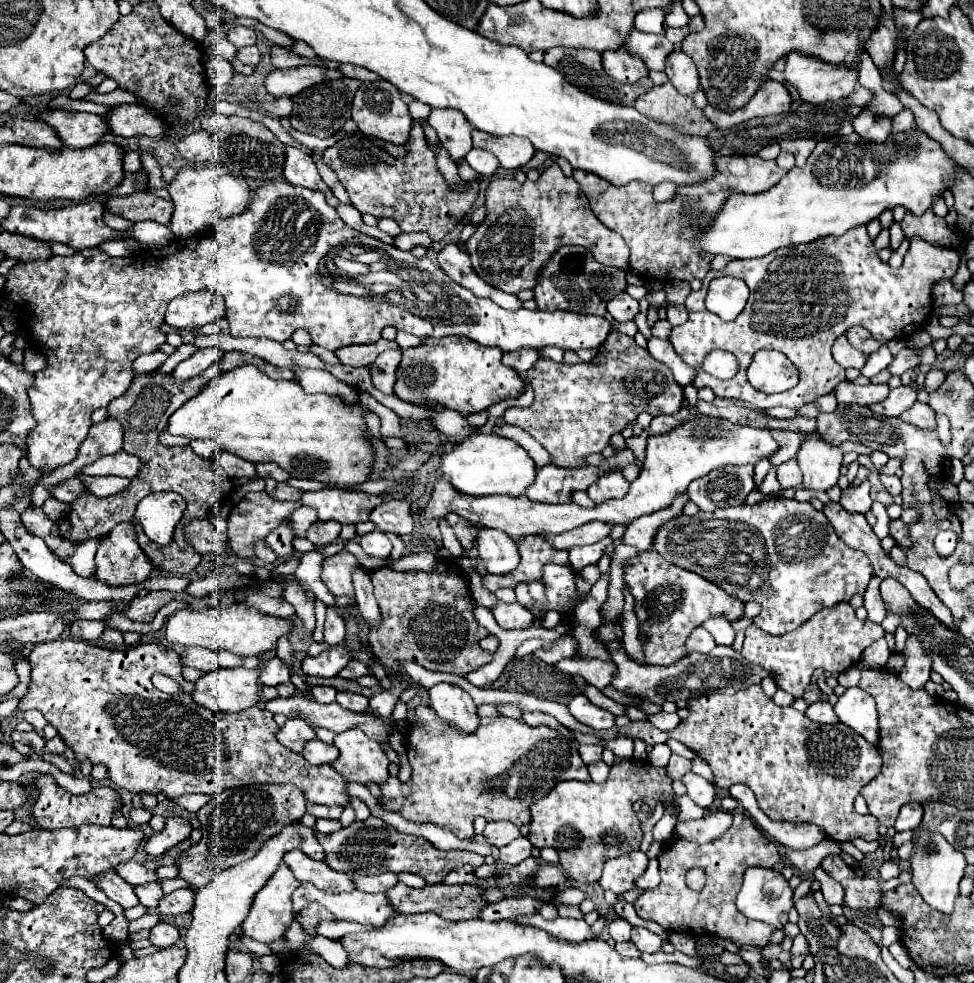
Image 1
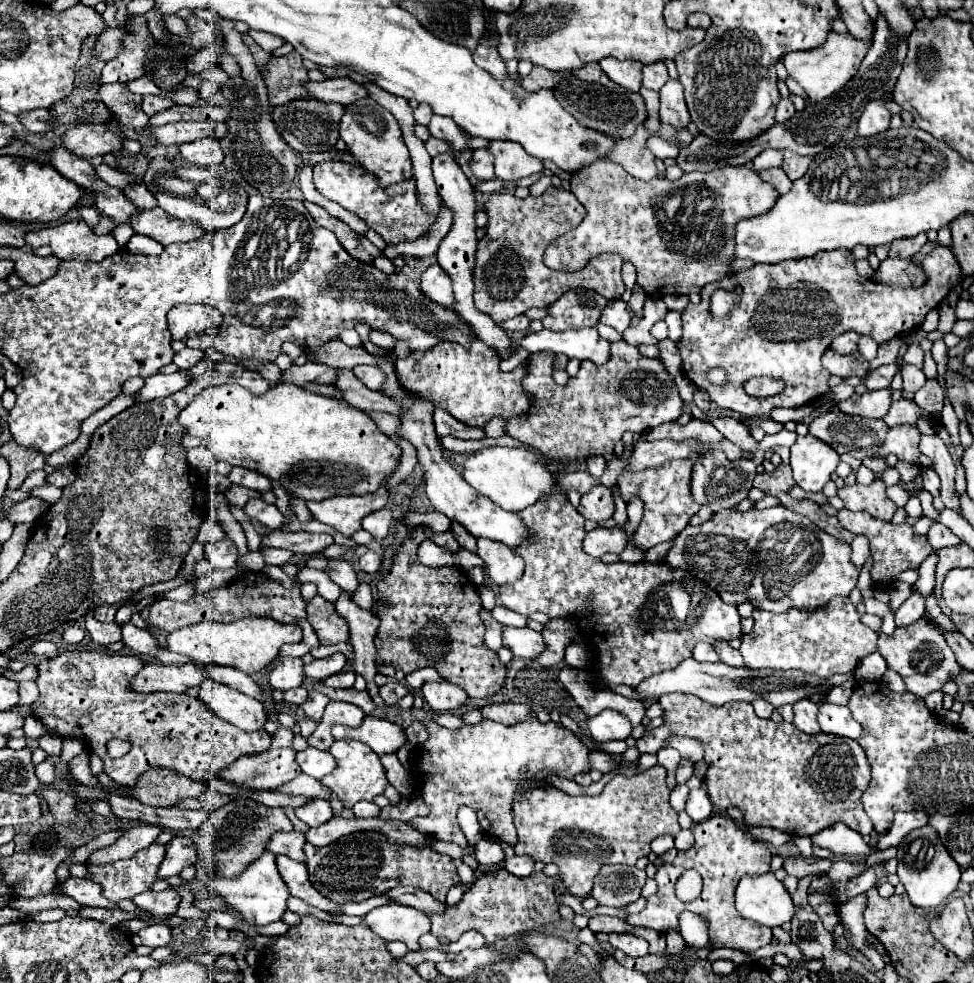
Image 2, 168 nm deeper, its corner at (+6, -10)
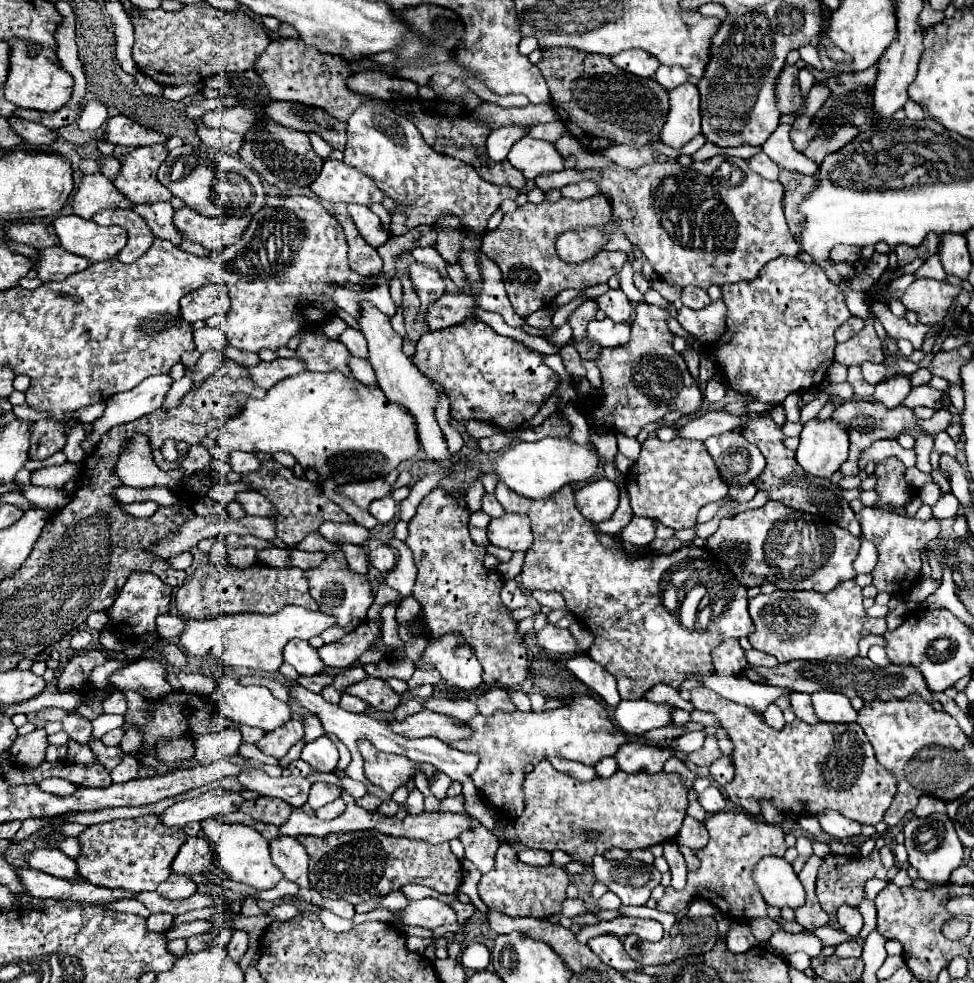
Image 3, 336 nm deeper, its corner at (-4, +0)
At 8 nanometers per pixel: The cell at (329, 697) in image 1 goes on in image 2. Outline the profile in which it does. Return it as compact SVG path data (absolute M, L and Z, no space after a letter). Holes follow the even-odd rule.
M311 691L309 697L307 697L307 701L301 707L303 707L305 715L309 715L311 719L315 719L319 723L321 717L323 717L323 711L325 711L327 703L329 703L329 699L325 699L325 695L321 695L317 691Z

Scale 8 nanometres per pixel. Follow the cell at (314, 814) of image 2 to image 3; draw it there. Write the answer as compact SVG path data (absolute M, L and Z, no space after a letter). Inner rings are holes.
M315 783L315 785L311 787L311 793L309 793L309 801L307 801L307 803L309 803L313 809L319 809L319 807L323 807L323 805L327 805L327 803L339 799L339 797L341 797L341 789L339 789L337 785Z

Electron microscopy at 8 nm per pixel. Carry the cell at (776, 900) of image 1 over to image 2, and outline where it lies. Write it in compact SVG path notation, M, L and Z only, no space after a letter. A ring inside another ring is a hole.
M773 873L743 877L737 885L735 907L743 919L765 927L781 927L793 917L793 901L781 881Z

